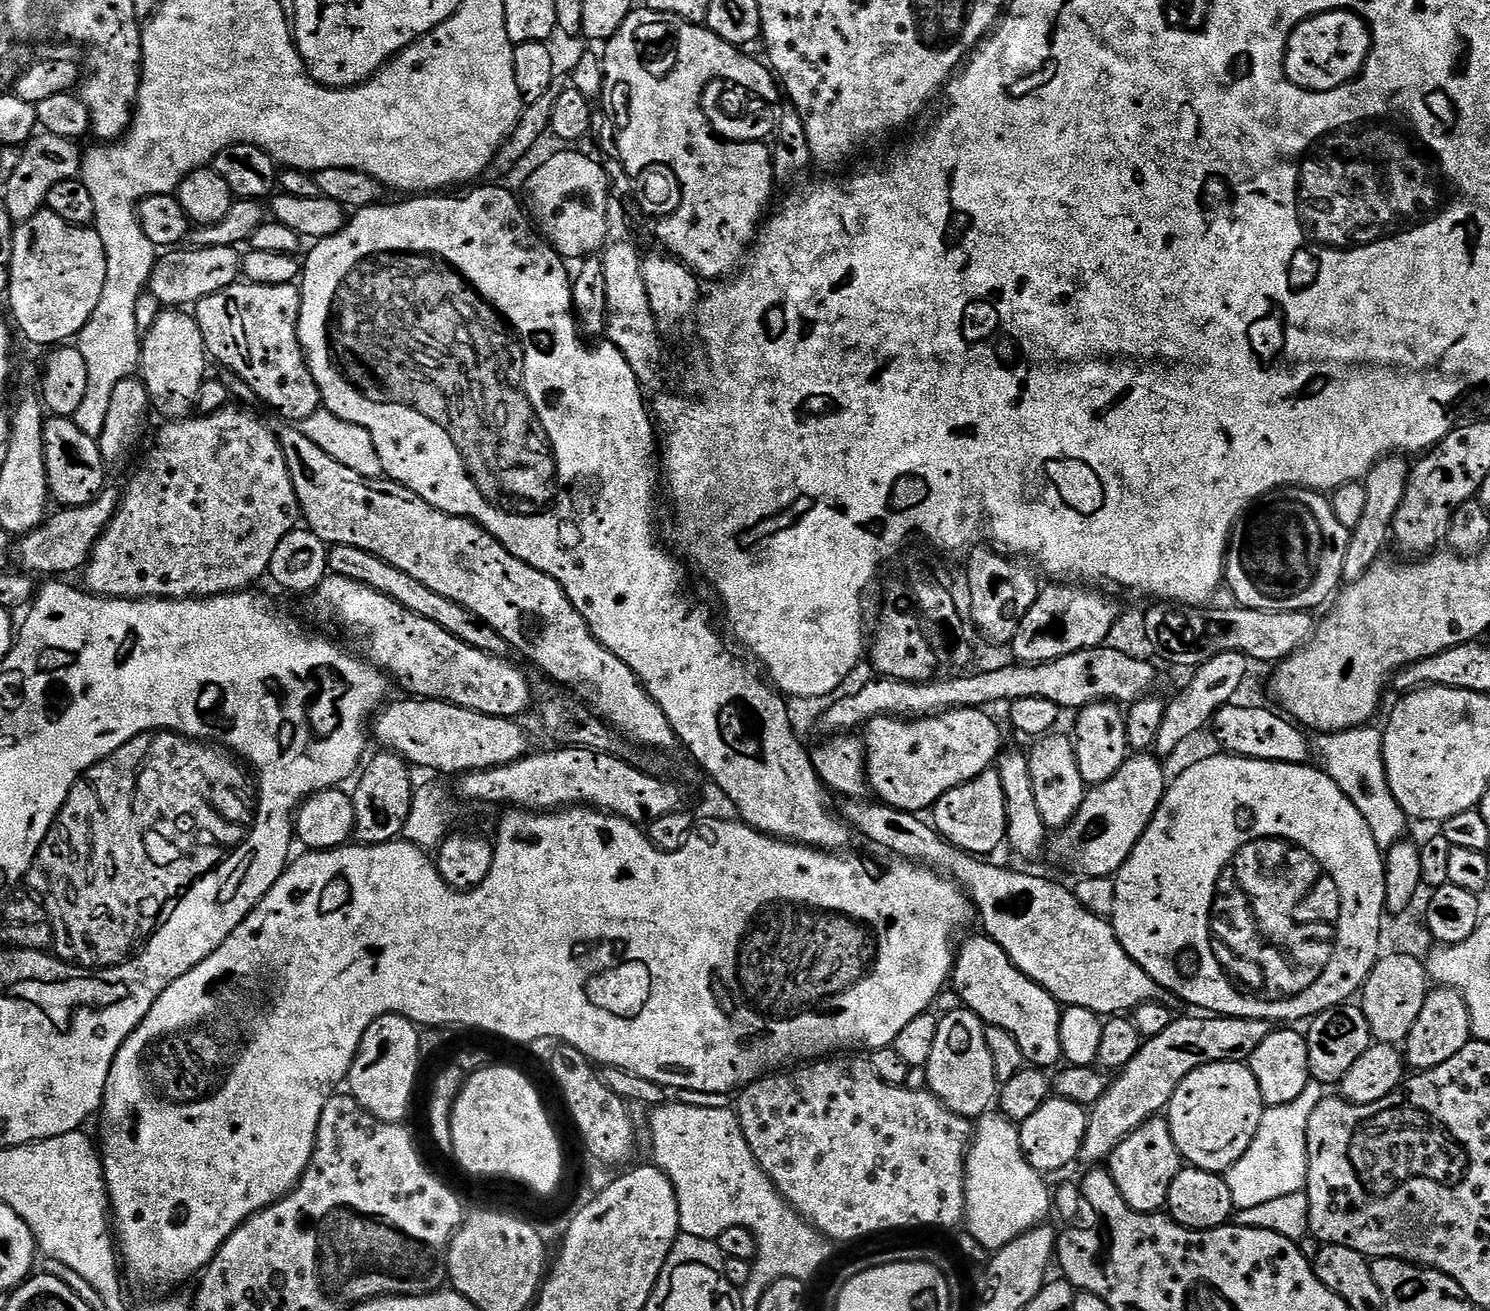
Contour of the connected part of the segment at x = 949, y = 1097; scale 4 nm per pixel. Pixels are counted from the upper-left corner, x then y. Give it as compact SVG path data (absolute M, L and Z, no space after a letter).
M957 1007L957 1012L943 1013L938 1026L938 1038L934 1038L934 1051L930 1054L928 1063L927 1091L933 1092L943 1104L954 1114L975 1118L993 1107L998 1096L998 1085L994 1074L994 1058L990 1058L990 1046L986 1046L986 1027L983 1020L975 1012L967 1008Z

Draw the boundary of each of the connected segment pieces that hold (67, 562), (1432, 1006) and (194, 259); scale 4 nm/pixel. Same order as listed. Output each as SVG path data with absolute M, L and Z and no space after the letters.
M106 486L86 506L61 507L53 511L33 532L26 532L18 540L19 567L25 573L40 578L64 578L67 572L79 573L92 555L92 547L100 541L100 535L110 526L116 509L120 507L121 489Z
M1436 986L1429 991L1426 1002L1422 1002L1418 1022L1414 1022L1408 1039L1402 1045L1402 1055L1409 1069L1425 1072L1454 1058L1454 1054L1458 1054L1458 1050L1462 1050L1462 1046L1466 1046L1471 1039L1472 1019L1464 995L1455 988Z
M235 247L175 248L165 251L156 261L151 272L148 290L166 308L195 305L203 297L229 288L239 281L242 274L242 254Z

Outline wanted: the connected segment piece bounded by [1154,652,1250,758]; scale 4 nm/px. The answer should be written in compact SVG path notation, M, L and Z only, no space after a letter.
M1227 652L1226 654L1214 654L1210 662L1201 664L1191 673L1192 681L1185 692L1180 692L1171 701L1165 703L1162 714L1162 726L1158 726L1158 738L1154 745L1157 757L1172 756L1191 736L1196 736L1204 727L1213 723L1218 709L1225 708L1227 704L1237 699L1236 691L1244 684L1248 676L1250 661L1243 652Z

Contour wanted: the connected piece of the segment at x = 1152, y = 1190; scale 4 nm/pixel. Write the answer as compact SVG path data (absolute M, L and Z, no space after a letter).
M1153 1118L1138 1126L1113 1150L1106 1161L1122 1198L1136 1212L1159 1213L1167 1205L1170 1182L1180 1173L1182 1157L1170 1134L1167 1119Z

